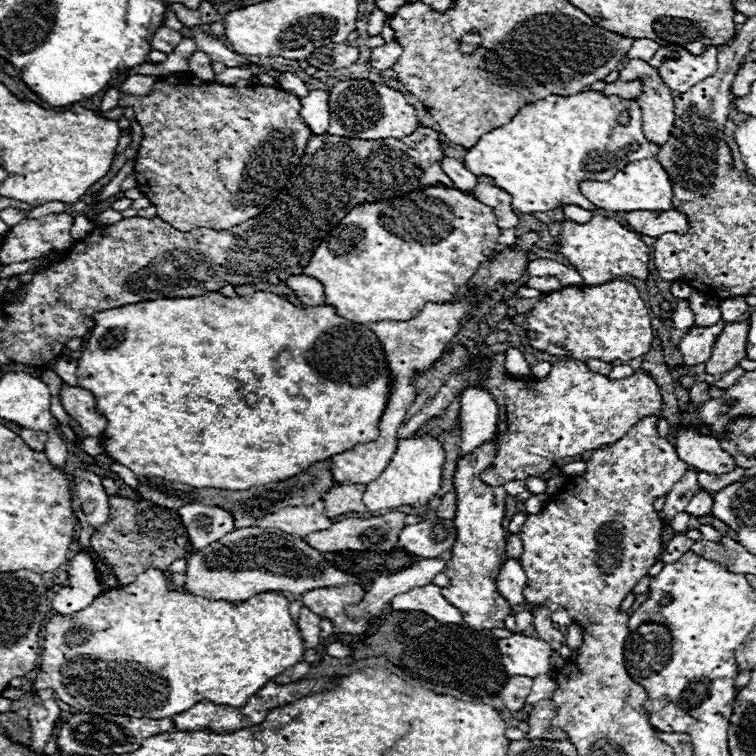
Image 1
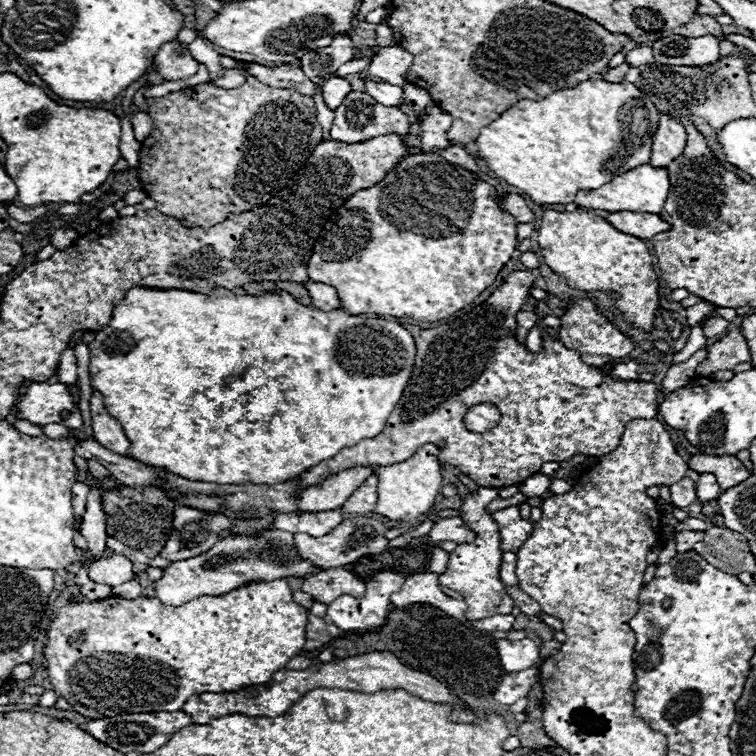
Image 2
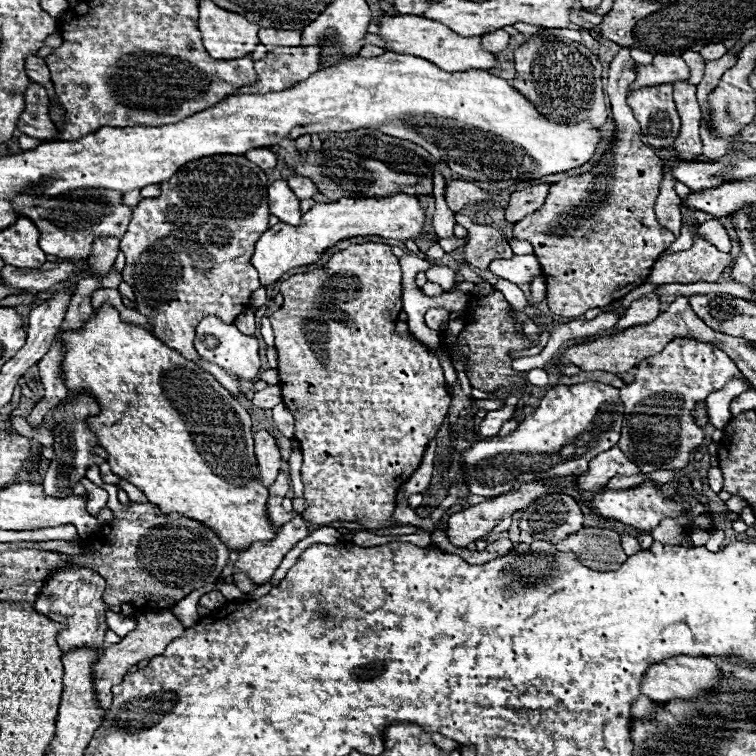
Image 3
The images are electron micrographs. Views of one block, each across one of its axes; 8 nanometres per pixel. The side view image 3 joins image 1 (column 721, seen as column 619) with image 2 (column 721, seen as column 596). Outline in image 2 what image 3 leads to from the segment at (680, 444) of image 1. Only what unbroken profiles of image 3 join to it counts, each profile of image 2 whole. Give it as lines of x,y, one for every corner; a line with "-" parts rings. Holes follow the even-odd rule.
694,454
690,456
688,466
698,474
716,474
722,490
728,490
730,486
736,486
750,476
744,464
732,454
726,454
726,456

